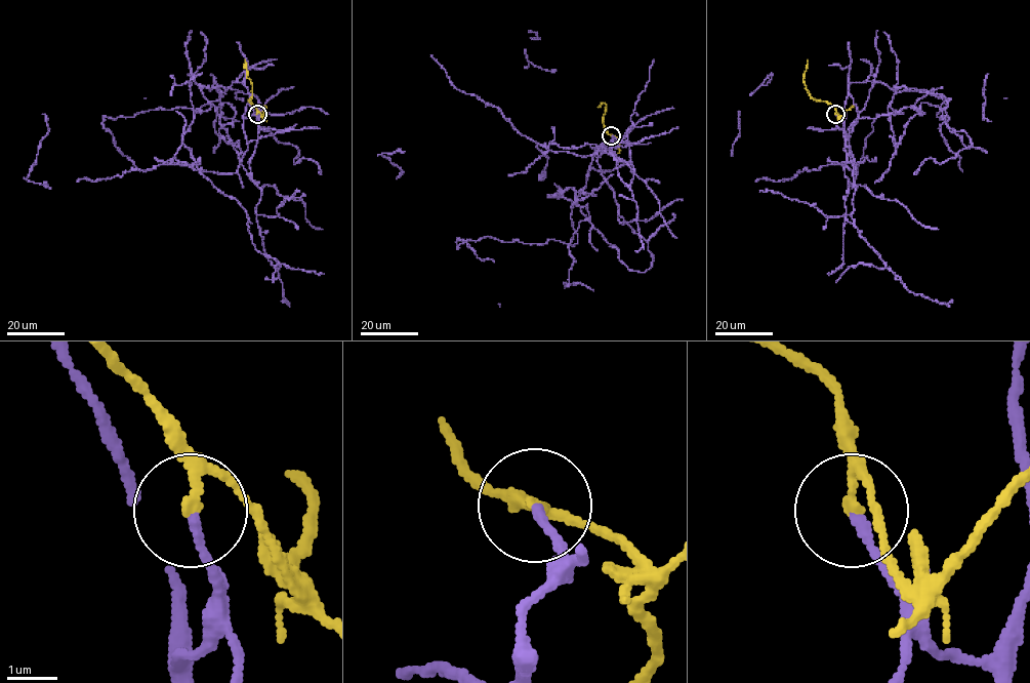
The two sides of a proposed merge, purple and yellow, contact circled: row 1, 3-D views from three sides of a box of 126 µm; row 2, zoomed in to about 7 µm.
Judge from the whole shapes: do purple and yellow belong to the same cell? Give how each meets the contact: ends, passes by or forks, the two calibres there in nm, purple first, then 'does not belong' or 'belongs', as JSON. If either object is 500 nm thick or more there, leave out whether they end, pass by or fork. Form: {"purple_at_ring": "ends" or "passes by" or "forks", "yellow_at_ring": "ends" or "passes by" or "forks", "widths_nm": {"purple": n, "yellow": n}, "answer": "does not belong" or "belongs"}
{"purple_at_ring": "ends", "yellow_at_ring": "passes by", "widths_nm": {"purple": 180, "yellow": 150}, "answer": "does not belong"}

